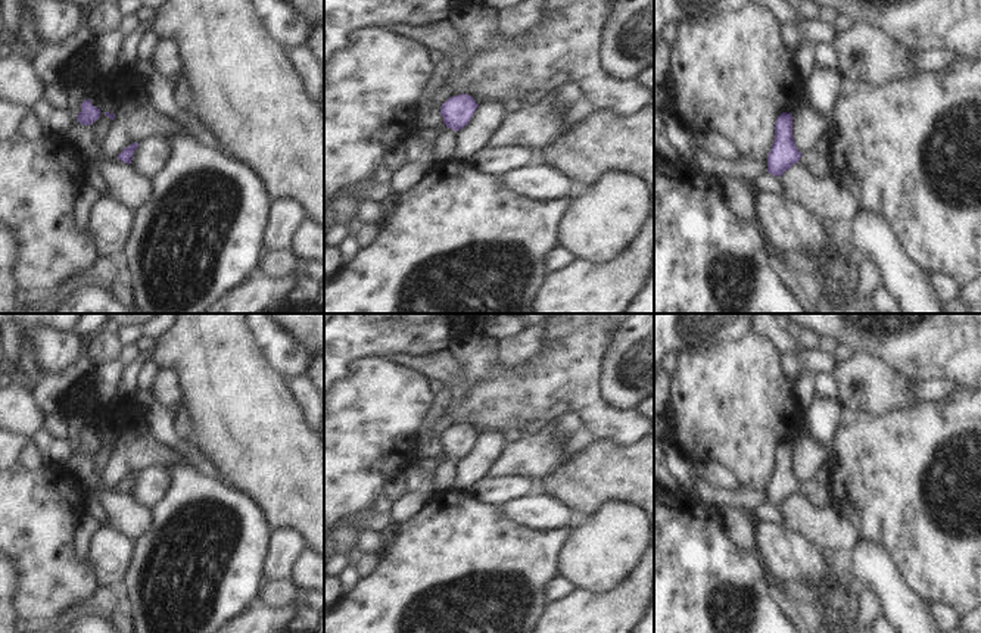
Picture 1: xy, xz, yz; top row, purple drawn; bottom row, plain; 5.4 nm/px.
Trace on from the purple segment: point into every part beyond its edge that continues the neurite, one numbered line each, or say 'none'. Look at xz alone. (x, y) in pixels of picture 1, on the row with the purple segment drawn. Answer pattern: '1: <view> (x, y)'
1: xz (444, 146)

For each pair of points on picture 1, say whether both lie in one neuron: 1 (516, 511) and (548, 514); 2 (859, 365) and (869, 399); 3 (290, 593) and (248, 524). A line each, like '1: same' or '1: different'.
1: same
2: same
3: different

